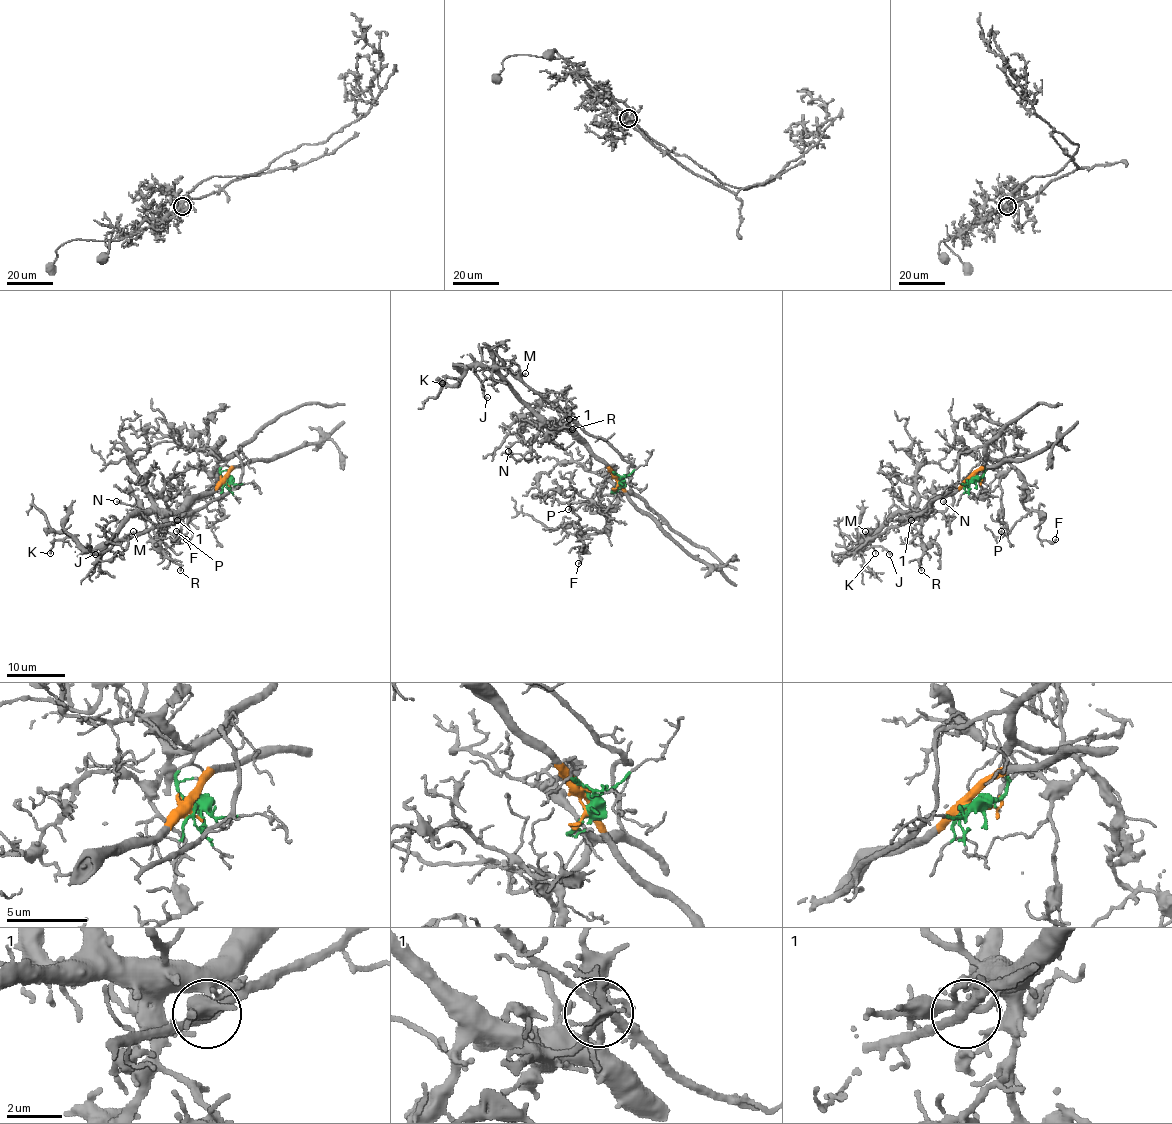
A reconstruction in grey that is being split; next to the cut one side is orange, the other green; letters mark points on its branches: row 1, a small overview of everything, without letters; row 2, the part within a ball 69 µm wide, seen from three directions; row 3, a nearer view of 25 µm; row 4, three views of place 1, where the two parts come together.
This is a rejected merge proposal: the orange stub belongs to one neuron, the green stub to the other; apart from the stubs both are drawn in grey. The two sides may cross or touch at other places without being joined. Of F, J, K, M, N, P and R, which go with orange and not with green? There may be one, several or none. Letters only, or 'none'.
J, K, N, R

